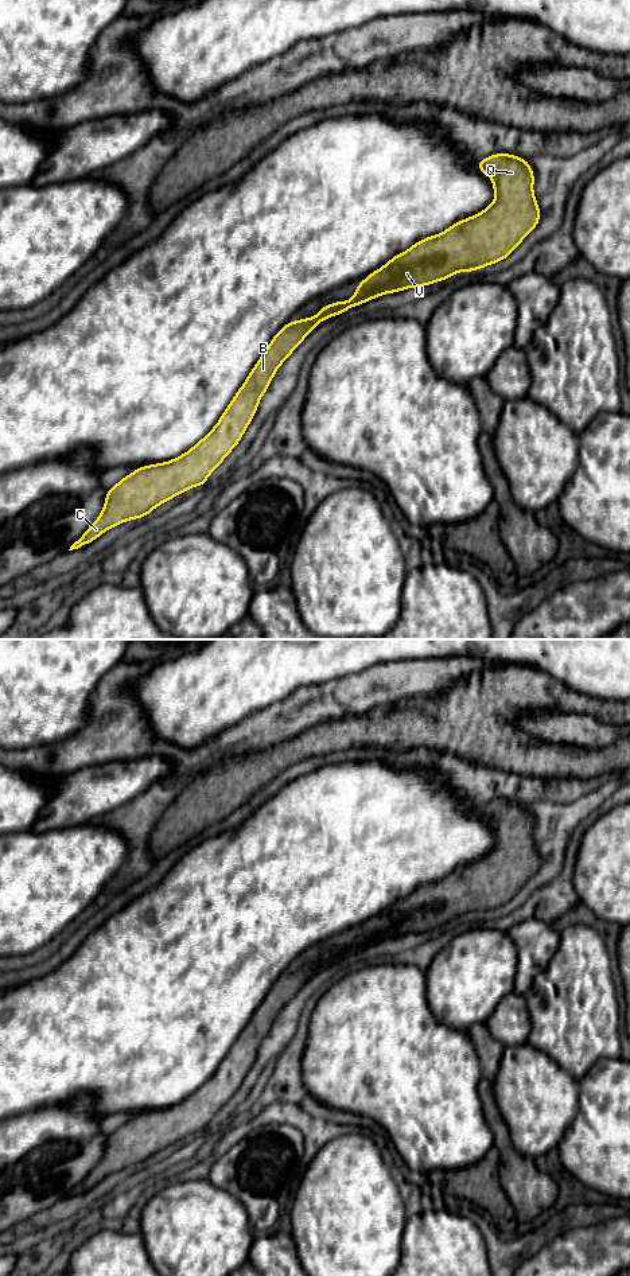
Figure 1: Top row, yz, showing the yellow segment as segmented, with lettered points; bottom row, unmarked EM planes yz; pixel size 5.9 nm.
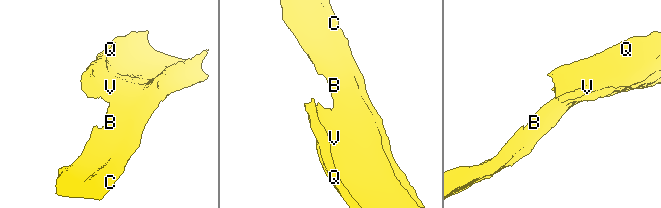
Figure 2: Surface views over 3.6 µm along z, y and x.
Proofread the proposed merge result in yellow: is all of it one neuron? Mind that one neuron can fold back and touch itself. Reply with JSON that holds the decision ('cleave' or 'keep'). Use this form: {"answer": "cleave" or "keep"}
{"answer": "cleave"}

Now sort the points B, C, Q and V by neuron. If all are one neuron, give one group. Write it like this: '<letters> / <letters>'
B C / Q V

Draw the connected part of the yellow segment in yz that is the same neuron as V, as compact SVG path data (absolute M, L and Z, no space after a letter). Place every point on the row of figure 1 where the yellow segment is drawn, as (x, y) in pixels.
M495 153L477 166L493 179L494 202L477 215L396 254L380 268L394 271L396 279L365 299L349 299L339 307L339 315L384 293L431 285L448 280L455 272L467 273L499 262L537 226L541 213L533 194L534 174L529 162Z

